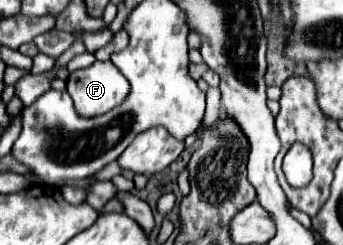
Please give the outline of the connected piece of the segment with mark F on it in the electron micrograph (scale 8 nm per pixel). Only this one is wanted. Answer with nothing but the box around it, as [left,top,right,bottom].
[67,60,129,118]

